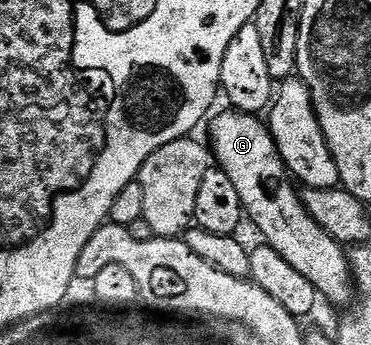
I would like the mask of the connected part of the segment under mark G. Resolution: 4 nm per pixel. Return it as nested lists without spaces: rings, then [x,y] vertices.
[[[227,110],[212,123],[210,151],[220,170],[234,181],[234,189],[238,189],[238,197],[242,197],[250,223],[252,219],[267,246],[282,253],[288,264],[294,265],[294,269],[314,285],[317,296],[324,298],[325,295],[332,303],[351,304],[354,280],[349,256],[342,244],[334,241],[305,209],[301,192],[289,176],[267,122],[245,111]]]

